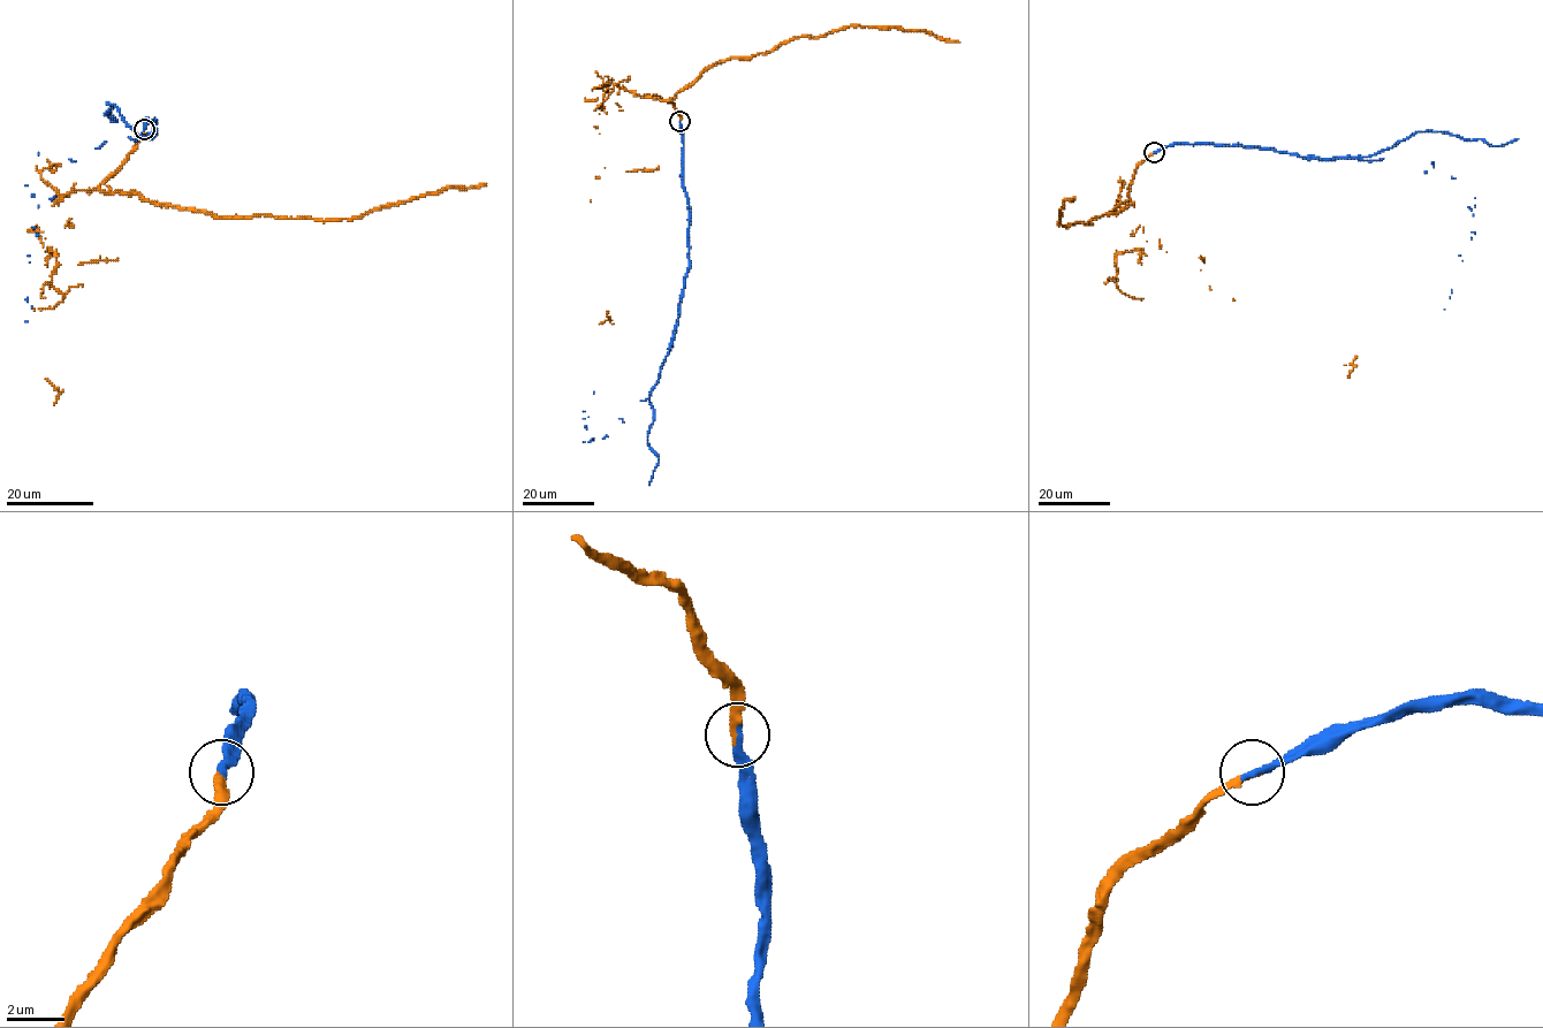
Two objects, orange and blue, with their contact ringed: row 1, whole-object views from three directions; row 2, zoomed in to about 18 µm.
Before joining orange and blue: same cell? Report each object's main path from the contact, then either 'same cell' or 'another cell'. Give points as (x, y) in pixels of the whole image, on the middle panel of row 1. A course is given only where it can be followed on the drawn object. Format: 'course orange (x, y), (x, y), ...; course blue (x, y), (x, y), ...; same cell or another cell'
course orange (681, 121), (673, 104), (644, 96), (671, 100), (709, 67), (795, 38), (898, 27), (959, 43); course blue (681, 121), (689, 266), (673, 343), (650, 398), (640, 400), (623, 421), (594, 440), (584, 412); same cell

